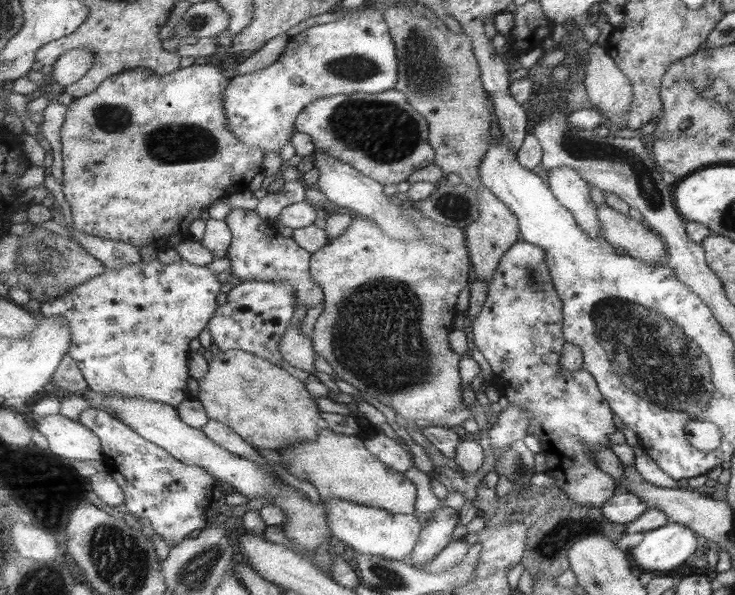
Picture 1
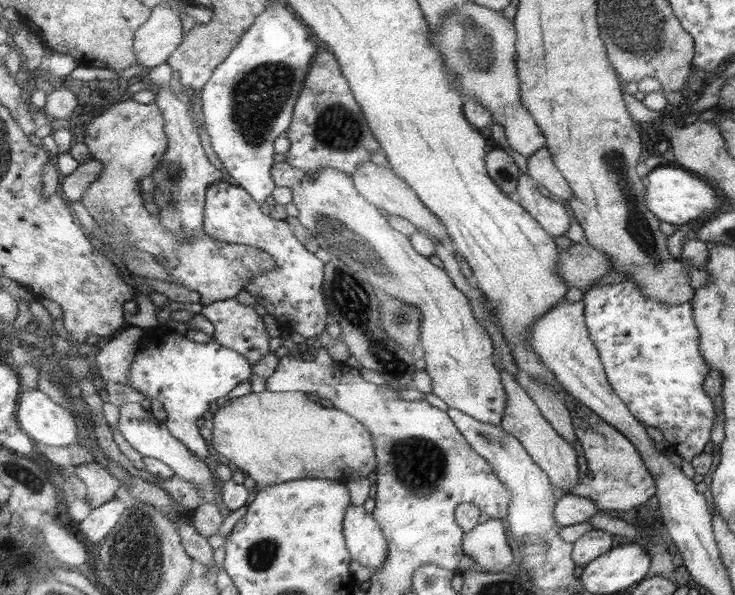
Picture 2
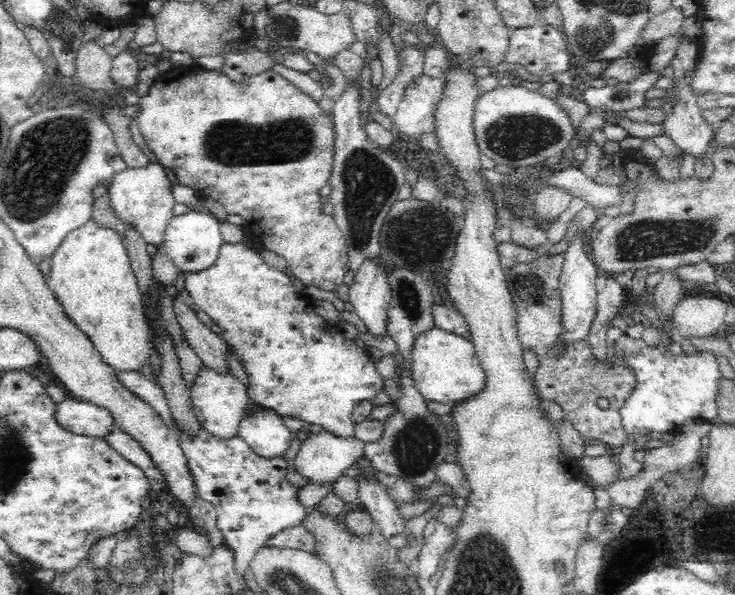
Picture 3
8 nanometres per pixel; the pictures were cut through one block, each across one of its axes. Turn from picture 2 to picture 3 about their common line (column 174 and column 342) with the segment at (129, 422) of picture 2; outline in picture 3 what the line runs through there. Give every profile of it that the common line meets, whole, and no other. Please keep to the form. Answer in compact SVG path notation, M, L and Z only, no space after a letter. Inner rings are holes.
M324 428L324 432L320 432L320 434L308 434L308 438L300 444L294 466L300 476L306 476L308 480L322 484L328 480L336 482L340 478L340 470L348 468L350 464L354 464L362 458L364 458L364 442L358 436L354 436L354 434L340 436L334 430Z

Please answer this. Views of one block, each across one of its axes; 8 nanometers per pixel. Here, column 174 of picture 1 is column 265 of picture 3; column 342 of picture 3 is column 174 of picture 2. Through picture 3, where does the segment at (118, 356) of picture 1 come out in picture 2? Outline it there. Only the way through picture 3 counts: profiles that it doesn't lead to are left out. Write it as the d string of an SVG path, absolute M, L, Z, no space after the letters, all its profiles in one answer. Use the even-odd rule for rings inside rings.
M159 326L147 330L147 336L141 342L141 350L133 364L131 388L143 396L155 398L163 404L167 412L167 426L177 440L191 448L203 462L213 456L211 442L207 442L199 432L199 420L205 412L215 412L215 402L235 390L241 382L253 378L253 362L249 362L241 352L225 348L217 340L199 344L191 342L185 336L175 336L169 328Z

